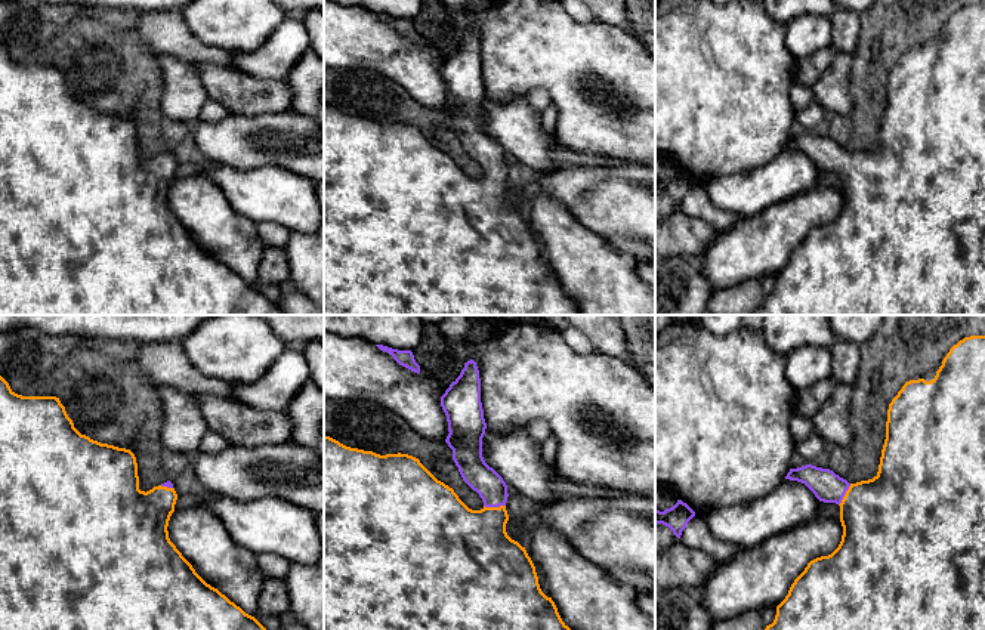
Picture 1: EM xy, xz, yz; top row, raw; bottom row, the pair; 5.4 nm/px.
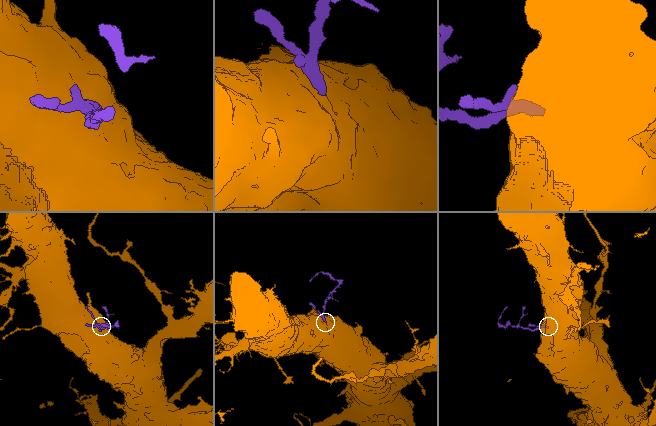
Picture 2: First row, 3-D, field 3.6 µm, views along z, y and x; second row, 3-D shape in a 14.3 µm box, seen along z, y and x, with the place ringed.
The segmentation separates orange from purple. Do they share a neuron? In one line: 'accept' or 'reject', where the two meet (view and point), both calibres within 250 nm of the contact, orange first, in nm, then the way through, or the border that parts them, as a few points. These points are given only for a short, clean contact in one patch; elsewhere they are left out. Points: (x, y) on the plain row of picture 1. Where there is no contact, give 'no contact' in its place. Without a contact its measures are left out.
accept | xz (494, 176) | 400/160 nm | across xz (472, 216), (494, 185), (494, 176), (493, 158), (476, 142)

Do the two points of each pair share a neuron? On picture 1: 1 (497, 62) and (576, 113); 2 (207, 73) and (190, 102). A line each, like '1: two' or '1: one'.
1: one
2: two

